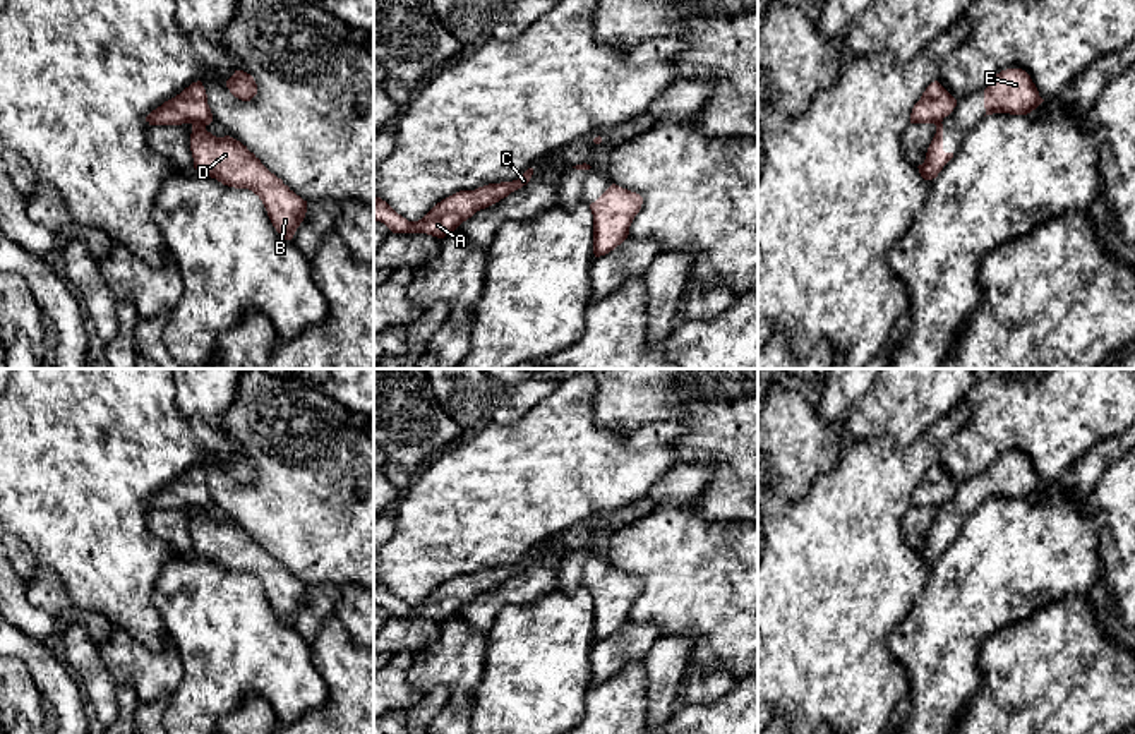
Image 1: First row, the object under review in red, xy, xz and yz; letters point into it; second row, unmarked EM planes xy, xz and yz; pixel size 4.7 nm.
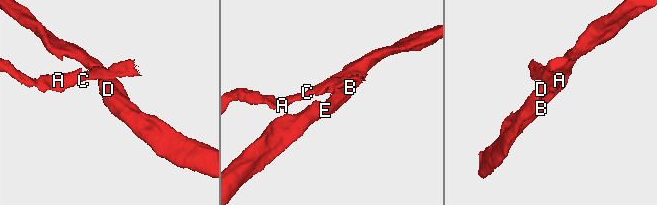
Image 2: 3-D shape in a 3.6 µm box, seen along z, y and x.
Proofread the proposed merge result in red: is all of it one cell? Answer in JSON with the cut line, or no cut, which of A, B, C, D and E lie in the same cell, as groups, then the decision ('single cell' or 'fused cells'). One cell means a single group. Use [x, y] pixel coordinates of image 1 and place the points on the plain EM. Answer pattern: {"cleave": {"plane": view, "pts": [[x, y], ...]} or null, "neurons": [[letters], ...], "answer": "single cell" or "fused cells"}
{"cleave": {"plane": "xy", "pts": [[192, 506], [204, 510]]}, "neurons": [["A", "C"], ["B", "D", "E"]], "answer": "fused cells"}

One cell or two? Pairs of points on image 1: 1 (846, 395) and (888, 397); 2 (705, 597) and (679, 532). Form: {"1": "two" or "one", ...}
{"1": "two", "2": "one"}

